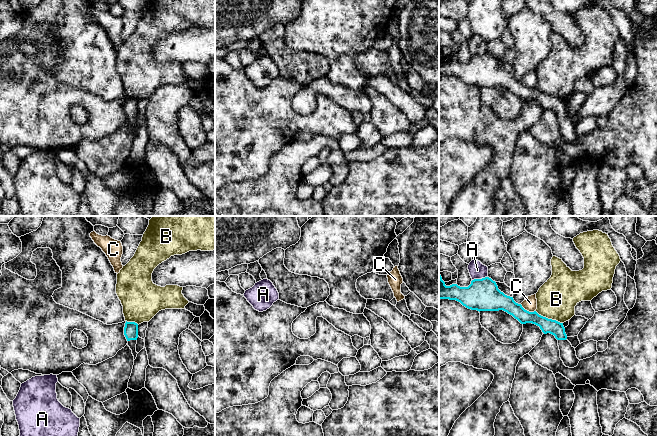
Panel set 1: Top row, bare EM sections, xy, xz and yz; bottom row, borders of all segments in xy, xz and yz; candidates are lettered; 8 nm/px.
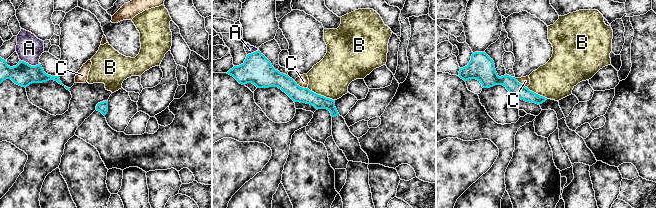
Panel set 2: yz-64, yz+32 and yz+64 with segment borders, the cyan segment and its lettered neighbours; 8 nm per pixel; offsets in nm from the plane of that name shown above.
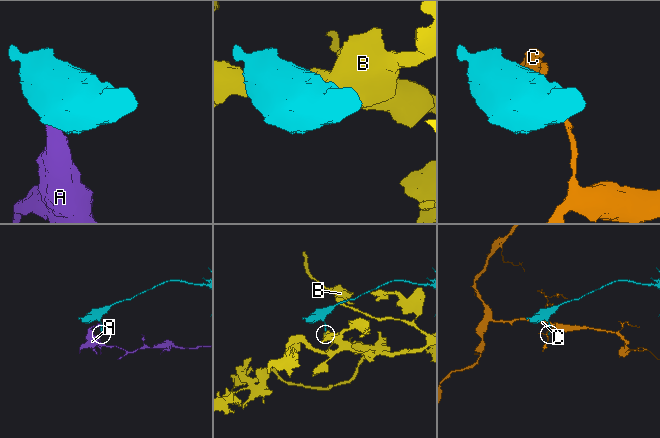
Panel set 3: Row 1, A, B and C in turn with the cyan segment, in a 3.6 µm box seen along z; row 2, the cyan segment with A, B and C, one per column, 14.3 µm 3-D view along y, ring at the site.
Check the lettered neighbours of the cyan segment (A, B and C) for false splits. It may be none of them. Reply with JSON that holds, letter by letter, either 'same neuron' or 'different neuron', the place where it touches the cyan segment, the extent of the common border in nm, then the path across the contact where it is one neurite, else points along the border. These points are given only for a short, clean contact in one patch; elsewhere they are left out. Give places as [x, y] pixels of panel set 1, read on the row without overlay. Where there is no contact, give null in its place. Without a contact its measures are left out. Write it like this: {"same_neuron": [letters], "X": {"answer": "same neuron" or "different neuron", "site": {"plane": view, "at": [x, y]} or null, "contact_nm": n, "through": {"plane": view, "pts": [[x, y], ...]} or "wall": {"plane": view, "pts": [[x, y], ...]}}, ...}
{"same_neuron": [], "A": {"answer": "different neuron", "site": {"plane": "yz", "at": [479, 55]}, "contact_nm": 130, "wall": {"plane": "yz", "pts": [[487, 52], [472, 56]]}}, "B": {"answer": "different neuron", "site": {"plane": "yz", "at": [549, 95]}, "contact_nm": 240, "wall": {"plane": "yz", "pts": [[535, 87], [562, 99]]}}, "C": {"answer": "different neuron", "site": {"plane": "yz", "at": [528, 87]}, "contact_nm": 140, "wall": {"plane": "yz", "pts": [[520, 80], [529, 87], [535, 87]]}}}

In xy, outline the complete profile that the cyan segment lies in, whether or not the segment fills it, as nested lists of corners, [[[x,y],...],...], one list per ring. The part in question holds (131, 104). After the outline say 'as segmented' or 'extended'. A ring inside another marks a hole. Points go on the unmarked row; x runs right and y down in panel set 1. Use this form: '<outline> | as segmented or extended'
[[[127,98],[125,99],[124,103],[124,111],[128,117],[128,122],[132,126],[132,130],[134,132],[134,136],[137,133],[136,128],[136,120],[137,120],[137,114],[138,114],[138,100],[135,98]]] | extended

